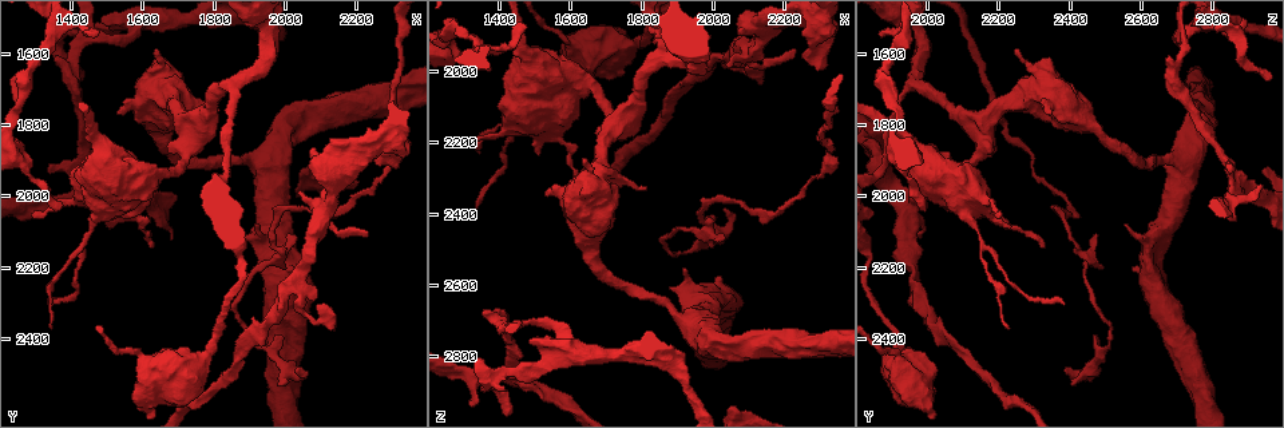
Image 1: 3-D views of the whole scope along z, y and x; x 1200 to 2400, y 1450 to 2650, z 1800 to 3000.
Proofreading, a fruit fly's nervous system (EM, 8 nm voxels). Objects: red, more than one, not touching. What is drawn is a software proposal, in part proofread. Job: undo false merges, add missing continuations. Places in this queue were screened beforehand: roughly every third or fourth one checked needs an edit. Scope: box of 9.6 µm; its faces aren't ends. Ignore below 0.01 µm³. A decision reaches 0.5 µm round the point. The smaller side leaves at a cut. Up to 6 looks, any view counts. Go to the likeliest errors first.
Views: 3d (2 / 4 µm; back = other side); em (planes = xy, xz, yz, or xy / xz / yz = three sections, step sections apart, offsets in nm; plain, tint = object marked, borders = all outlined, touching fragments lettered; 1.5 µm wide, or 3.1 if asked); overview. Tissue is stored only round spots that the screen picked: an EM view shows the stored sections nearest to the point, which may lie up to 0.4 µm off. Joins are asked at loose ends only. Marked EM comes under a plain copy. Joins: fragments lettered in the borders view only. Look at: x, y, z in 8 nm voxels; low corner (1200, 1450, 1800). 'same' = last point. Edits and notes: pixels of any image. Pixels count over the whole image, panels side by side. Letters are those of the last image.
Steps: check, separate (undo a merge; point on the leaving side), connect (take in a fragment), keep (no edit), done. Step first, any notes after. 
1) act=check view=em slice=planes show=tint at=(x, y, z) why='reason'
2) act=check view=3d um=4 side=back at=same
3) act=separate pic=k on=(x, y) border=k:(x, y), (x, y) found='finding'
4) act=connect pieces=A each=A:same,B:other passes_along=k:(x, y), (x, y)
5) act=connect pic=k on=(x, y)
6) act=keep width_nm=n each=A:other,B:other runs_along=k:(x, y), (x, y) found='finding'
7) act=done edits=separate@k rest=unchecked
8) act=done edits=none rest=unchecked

act=check view=em slice=planes show=tint at=(1340, 1940, 2850) why='free end'

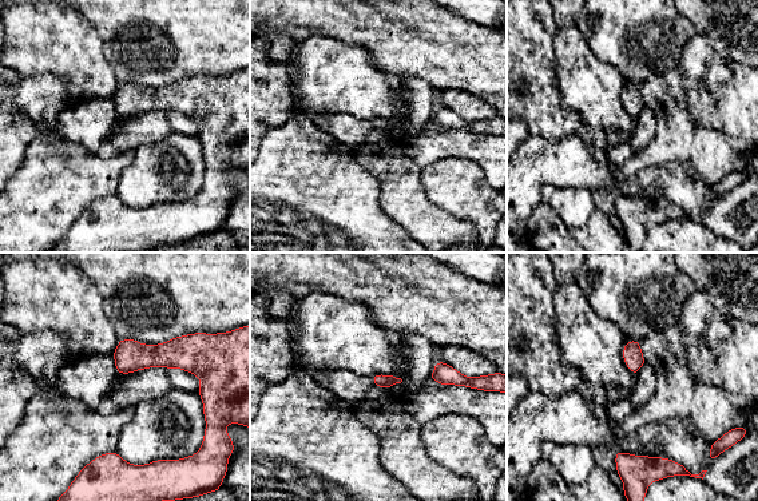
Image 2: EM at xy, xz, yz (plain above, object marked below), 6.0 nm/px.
act=check view=em slice=planes show=borders at=same why='what lies round it'

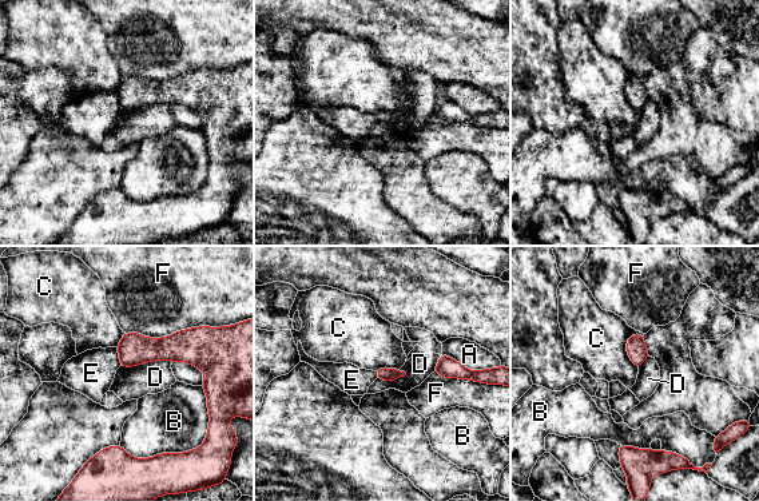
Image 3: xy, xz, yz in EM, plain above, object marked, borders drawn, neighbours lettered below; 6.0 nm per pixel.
act=keep each=A:other,B:other,C:other,D:other,E:other,F:other border=3:(171, 361), (154, 360), (120, 366) found='none of them fits'

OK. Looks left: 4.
act=check view=3d um=4 at=(1370, 2030, 1990) why='thin end'

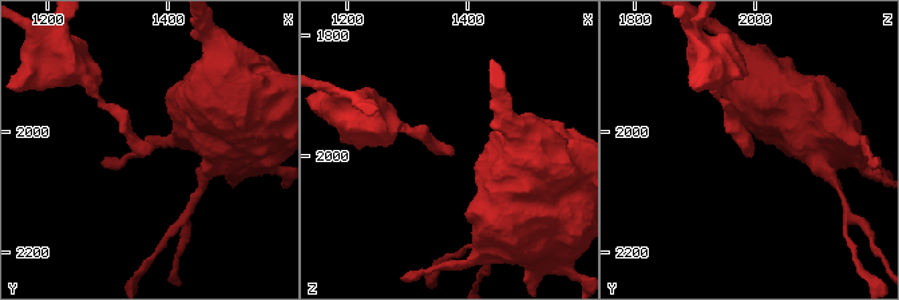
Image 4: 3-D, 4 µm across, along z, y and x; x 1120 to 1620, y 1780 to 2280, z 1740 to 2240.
act=check view=em slice=yz step=8 show=tint at=(1370, 2035, 1995)

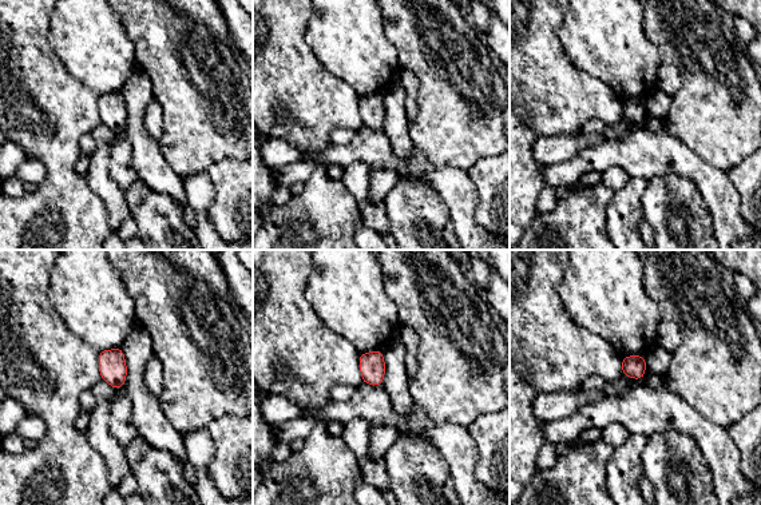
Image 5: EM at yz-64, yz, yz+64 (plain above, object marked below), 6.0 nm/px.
act=check view=em slice=planes show=borders at=same

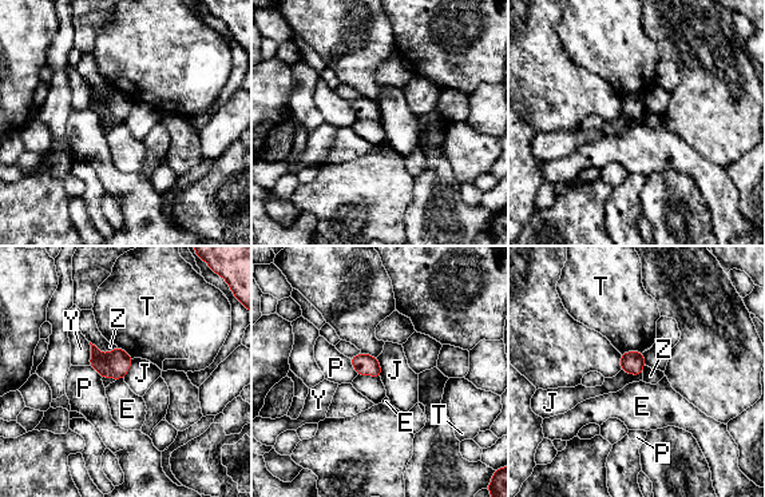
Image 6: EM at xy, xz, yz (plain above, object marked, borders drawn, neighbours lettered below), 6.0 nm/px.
act=keep each=E:other,J:other,P:other,T:other,Y:other,Z:other found='none of them fits'

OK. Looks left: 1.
act=done edits=none rest=unchecked

